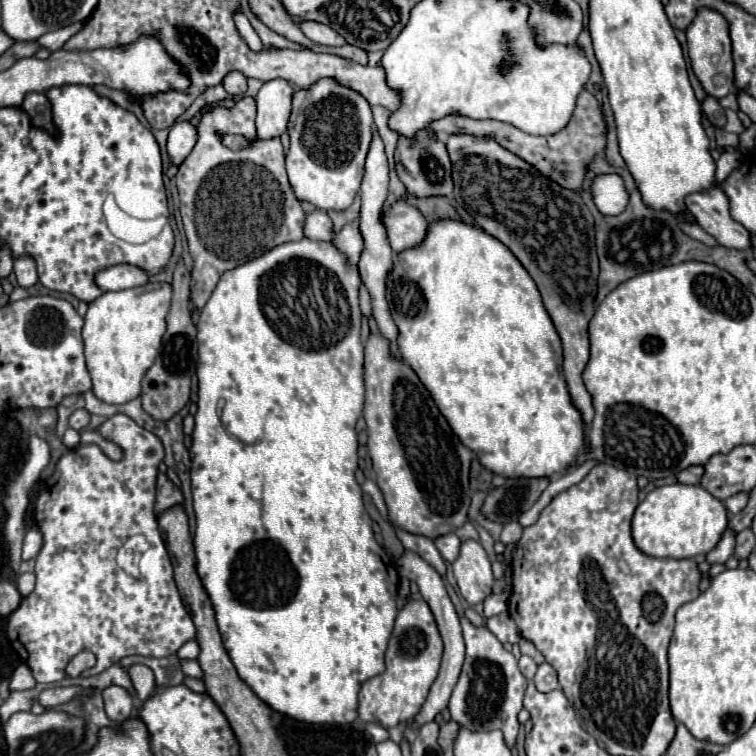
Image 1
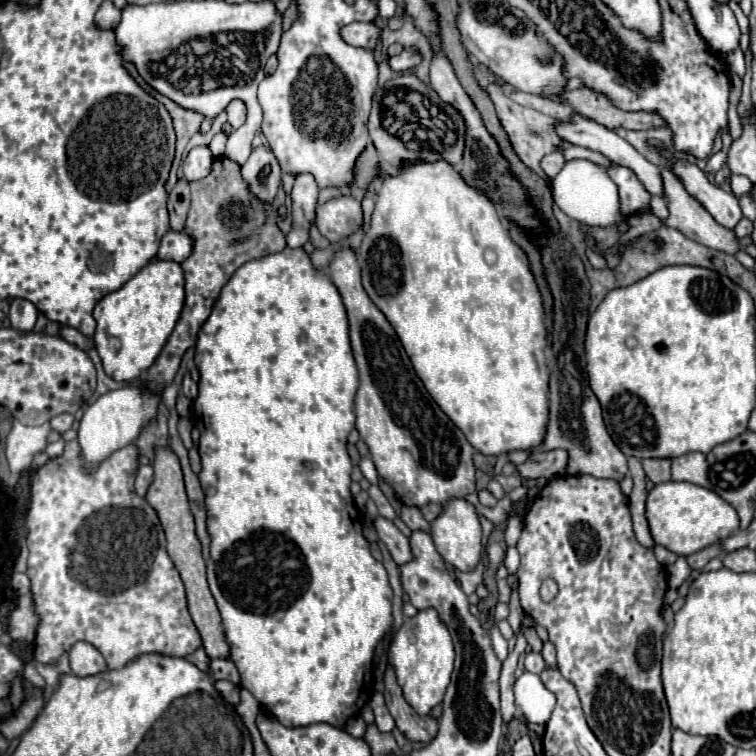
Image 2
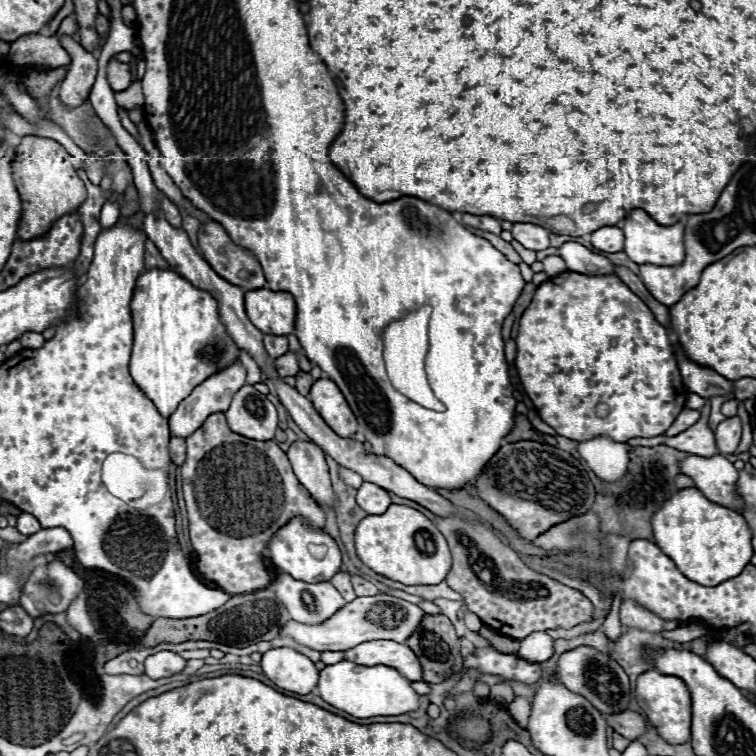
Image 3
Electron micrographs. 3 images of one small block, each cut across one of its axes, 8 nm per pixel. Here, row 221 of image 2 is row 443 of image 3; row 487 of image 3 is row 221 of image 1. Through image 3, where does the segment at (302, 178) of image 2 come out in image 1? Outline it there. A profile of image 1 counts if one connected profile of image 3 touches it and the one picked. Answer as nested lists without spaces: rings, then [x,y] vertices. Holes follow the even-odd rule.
[[[318,208],[310,214],[306,214],[304,236],[310,238],[310,240],[332,240],[334,228],[332,228],[330,216],[324,210],[318,210]]]

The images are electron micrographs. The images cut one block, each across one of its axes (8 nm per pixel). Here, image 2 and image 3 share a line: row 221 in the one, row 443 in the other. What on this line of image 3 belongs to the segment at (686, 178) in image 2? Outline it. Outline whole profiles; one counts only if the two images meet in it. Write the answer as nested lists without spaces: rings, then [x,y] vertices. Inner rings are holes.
[[[734,416],[734,418],[726,418],[724,422],[720,422],[720,426],[714,430],[714,436],[716,436],[716,448],[720,454],[724,456],[734,454],[742,436],[740,418]]]

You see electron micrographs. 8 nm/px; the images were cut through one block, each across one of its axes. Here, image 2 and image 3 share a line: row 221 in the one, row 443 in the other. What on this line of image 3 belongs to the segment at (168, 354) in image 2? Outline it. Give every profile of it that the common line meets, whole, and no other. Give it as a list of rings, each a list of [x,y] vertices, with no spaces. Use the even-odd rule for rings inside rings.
[[[222,412],[208,416],[208,420],[186,438],[186,444],[188,452],[186,462],[182,464],[182,490],[188,510],[190,542],[198,556],[196,570],[228,594],[246,594],[252,590],[266,588],[270,584],[270,576],[262,560],[272,534],[284,524],[288,524],[294,516],[302,516],[314,530],[322,530],[326,522],[324,510],[316,504],[308,490],[300,486],[286,454],[274,440],[260,442],[234,434],[228,428]]]

